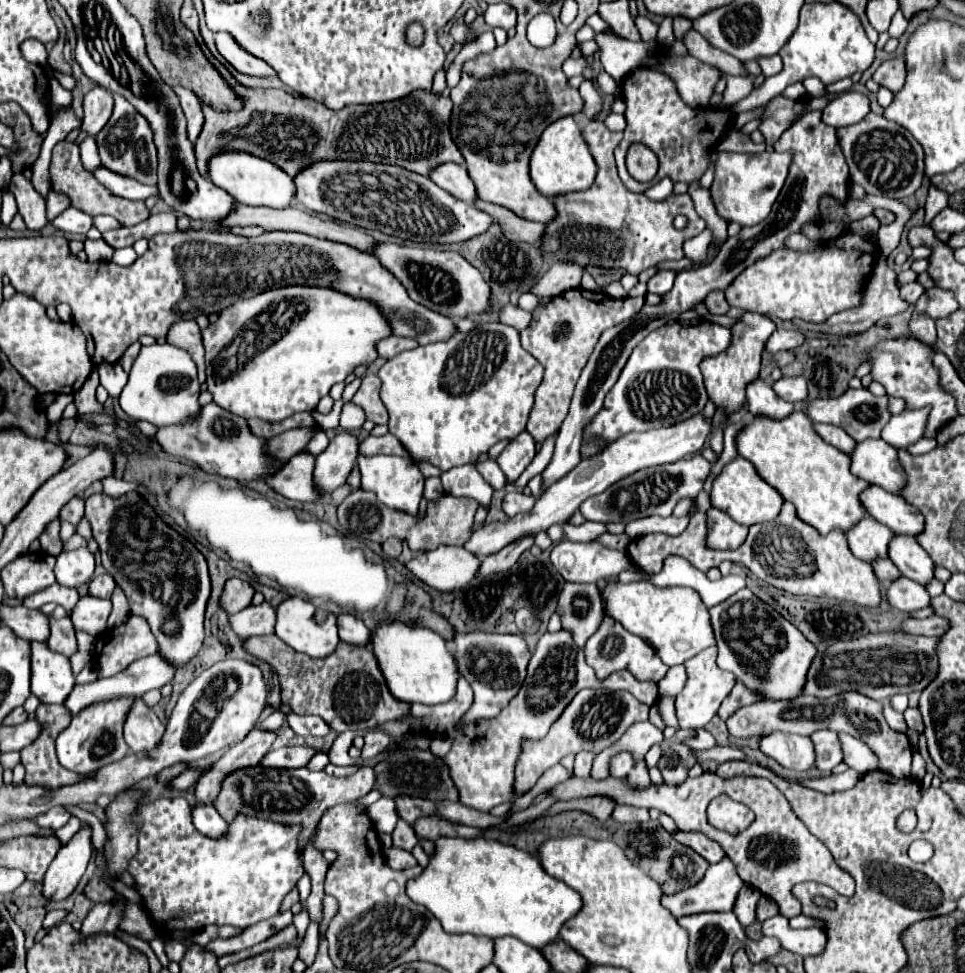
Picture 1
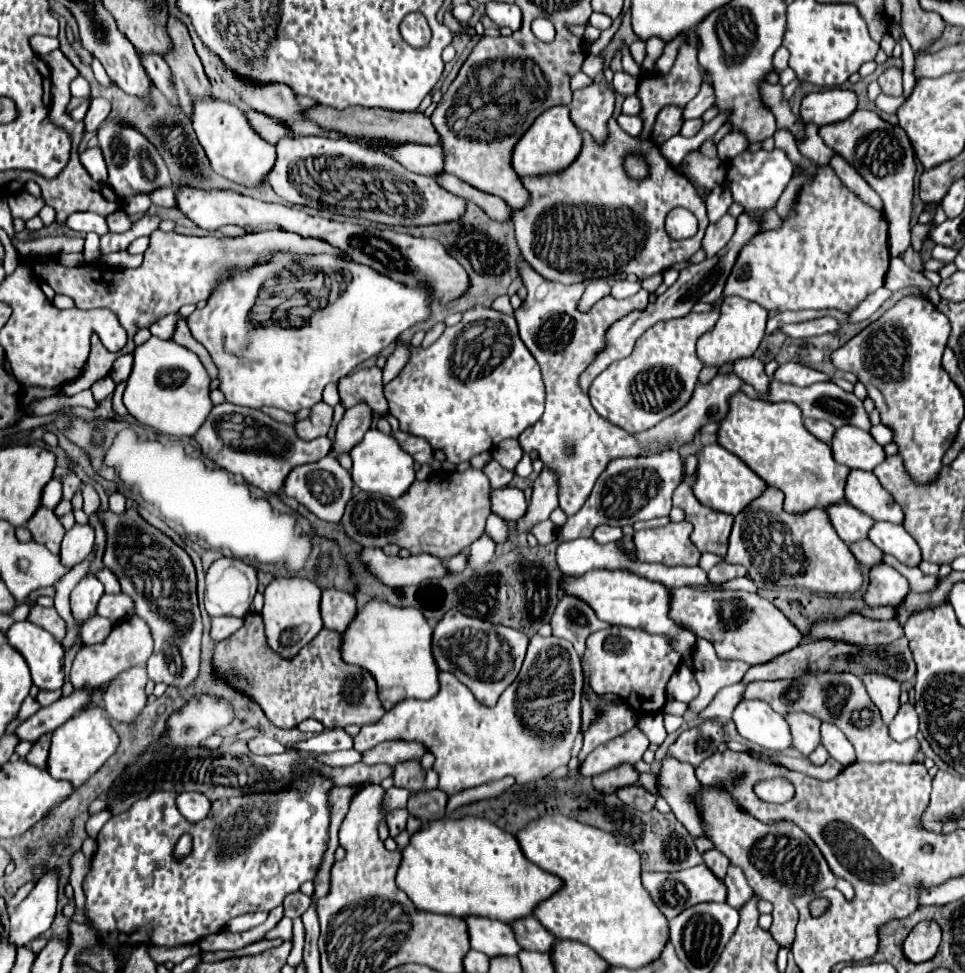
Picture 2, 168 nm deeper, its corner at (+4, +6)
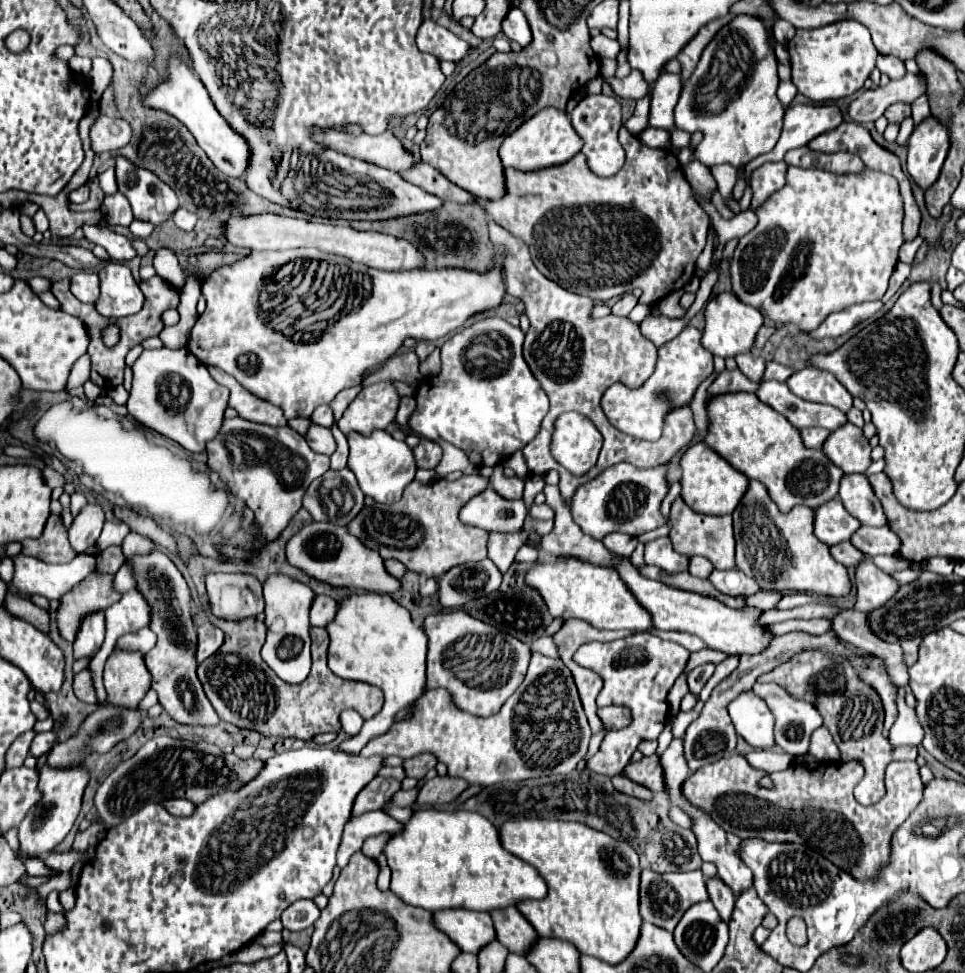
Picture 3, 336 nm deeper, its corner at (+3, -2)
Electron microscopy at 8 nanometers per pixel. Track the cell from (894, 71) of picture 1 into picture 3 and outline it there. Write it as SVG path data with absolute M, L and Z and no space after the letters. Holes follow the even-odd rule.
M893 103L889 109L885 109L885 117L891 123L901 123L907 115L911 115L911 105L909 103Z

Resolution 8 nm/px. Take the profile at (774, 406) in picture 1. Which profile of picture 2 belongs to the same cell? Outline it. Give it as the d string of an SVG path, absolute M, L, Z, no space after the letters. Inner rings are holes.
M742 357L734 361L734 373L748 385L756 387L758 391L764 393L764 389L768 389L770 379L764 373L764 363L756 357Z

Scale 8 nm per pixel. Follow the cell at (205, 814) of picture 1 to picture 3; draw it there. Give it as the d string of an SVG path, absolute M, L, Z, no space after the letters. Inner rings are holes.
M169 799L163 805L175 817L189 817L189 815L193 815L193 809L195 809L195 805L185 799Z

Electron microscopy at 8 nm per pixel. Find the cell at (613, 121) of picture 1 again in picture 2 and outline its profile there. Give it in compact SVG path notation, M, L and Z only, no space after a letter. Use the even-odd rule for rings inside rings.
M620 115L618 125L632 137L638 137L642 133L642 129L644 129L642 117L630 117L630 115Z

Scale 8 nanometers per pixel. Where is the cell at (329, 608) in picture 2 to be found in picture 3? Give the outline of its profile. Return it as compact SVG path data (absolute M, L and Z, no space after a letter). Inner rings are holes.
M317 595L311 605L311 625L313 627L327 627L329 621L337 615L339 603L329 595Z

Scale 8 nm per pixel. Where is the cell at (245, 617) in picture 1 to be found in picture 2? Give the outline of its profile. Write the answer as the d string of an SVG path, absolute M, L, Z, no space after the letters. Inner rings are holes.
M210 617L210 639L216 643L226 639L240 627L240 623L242 619L238 617Z

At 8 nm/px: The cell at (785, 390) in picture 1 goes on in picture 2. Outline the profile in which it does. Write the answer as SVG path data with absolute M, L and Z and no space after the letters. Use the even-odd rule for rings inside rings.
M794 361L780 365L774 373L774 379L784 381L784 383L792 383L792 385L798 385L798 387L810 387L818 381L832 381L830 375L816 371L816 369L810 369L806 365L794 363Z

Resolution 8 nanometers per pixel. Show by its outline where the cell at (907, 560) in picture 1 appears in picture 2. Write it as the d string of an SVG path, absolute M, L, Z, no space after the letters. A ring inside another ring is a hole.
M874 523L868 531L868 539L884 553L894 555L898 561L916 567L922 557L916 541L904 531L902 525L896 523Z

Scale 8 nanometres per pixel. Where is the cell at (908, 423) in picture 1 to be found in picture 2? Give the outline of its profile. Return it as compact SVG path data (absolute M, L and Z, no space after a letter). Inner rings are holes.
M882 425L872 427L872 429L870 429L870 435L874 437L874 441L876 441L878 445L886 445L886 443L892 441L892 433L890 433L890 429L888 429L888 427L882 427Z

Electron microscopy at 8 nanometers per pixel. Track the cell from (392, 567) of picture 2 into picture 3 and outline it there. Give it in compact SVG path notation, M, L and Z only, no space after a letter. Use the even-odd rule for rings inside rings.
M309 523L287 543L287 559L291 565L303 569L307 575L327 581L335 587L351 587L373 593L391 595L401 589L401 579L393 577L385 567L383 559L377 551L367 549L357 541L357 537L349 535L345 527L331 523Z

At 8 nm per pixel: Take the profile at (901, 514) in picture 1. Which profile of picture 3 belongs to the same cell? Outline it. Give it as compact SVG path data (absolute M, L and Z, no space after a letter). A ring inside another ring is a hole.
M861 473L845 475L841 479L839 497L841 497L845 509L855 519L859 519L861 525L869 525L869 527L885 527L887 525L885 513L867 481L867 475L861 475Z

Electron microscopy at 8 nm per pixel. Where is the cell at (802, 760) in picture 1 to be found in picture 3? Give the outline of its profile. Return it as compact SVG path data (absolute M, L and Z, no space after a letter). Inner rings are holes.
M753 691L741 693L729 703L729 715L737 733L755 749L775 747L773 737L773 715L763 699L755 697Z

